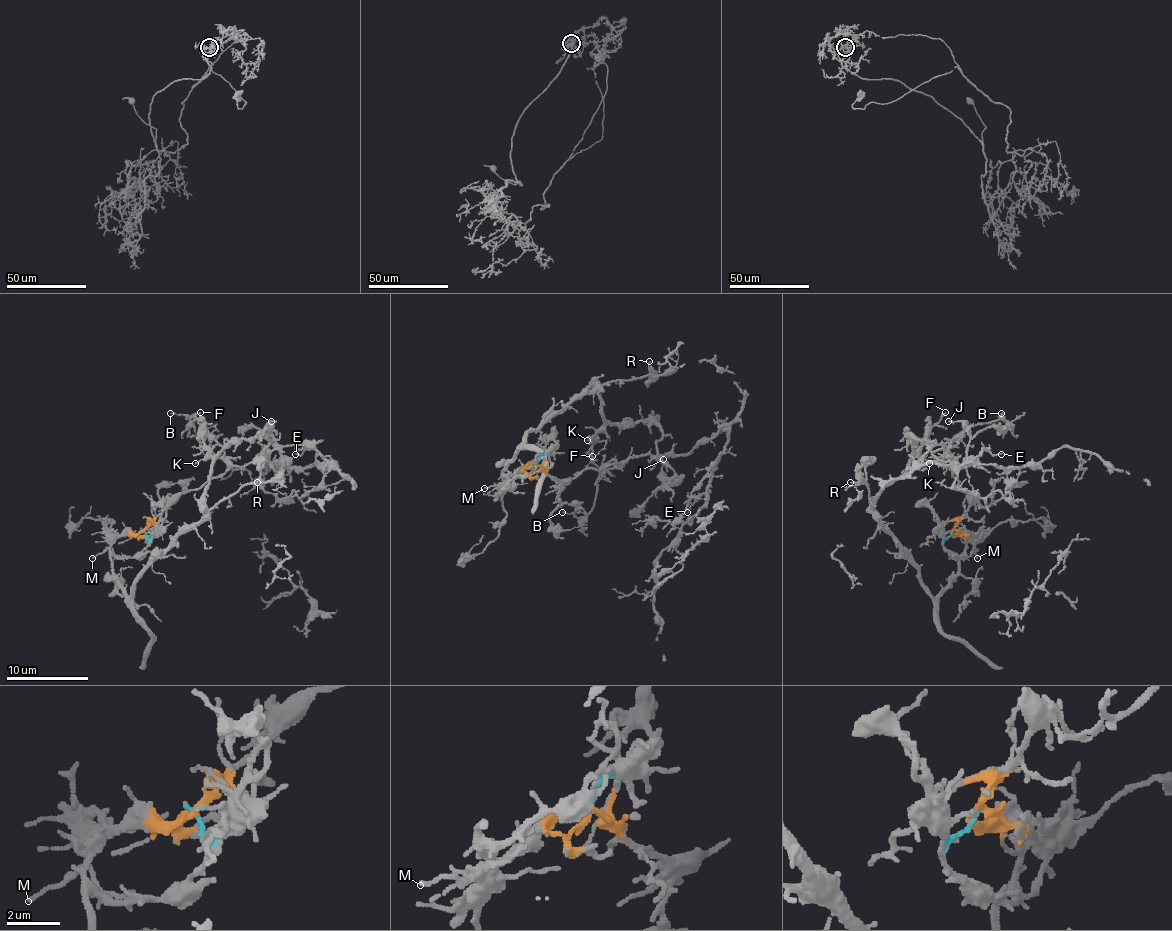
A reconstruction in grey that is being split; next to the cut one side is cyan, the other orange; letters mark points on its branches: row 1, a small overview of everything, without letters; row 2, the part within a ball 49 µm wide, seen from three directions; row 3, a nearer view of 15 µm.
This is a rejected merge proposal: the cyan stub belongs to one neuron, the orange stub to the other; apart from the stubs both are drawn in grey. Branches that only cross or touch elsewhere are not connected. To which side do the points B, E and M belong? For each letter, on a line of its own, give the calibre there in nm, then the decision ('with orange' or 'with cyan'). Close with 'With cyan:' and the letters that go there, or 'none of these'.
B: calibre 110 nm; with orange
E: calibre 130 nm; with orange
M: calibre 140 nm; with orange
With cyan: none of these

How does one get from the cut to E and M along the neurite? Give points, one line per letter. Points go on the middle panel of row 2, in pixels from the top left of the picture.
E: (535, 465), (572, 479), (631, 457), (687, 455), (726, 432), (705, 494), (687, 512)
M: (535, 465), (525, 465), (502, 486), (484, 488)

